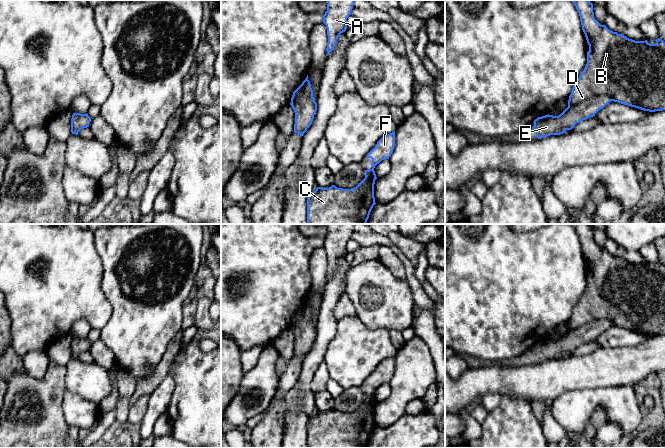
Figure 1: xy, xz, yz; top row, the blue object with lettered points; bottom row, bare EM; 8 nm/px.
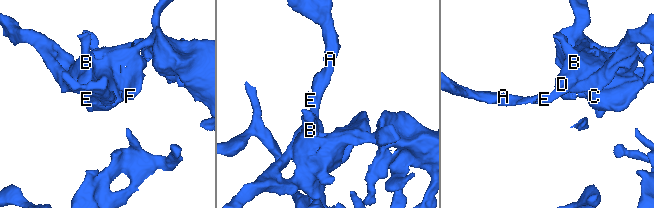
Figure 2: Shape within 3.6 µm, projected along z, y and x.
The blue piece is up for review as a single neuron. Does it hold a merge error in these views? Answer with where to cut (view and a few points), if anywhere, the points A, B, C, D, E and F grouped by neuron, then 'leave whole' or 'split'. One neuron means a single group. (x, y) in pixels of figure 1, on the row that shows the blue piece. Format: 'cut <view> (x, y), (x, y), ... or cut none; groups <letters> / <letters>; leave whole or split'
cut none; groups A B C D E F; leave whole

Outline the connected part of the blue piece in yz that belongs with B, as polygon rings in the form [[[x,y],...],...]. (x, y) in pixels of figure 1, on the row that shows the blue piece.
[[[589,0],[570,1],[578,10],[589,45],[587,64],[572,88],[568,107],[558,116],[548,114],[534,120],[532,129],[536,137],[563,134],[577,123],[595,116],[611,101],[649,112],[665,110],[665,42],[661,38],[656,39],[655,44],[629,39],[601,25],[594,17],[593,4]]]

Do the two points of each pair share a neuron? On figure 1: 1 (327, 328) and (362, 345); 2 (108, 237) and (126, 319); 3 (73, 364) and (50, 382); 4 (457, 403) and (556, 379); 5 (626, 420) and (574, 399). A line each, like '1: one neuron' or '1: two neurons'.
1: two neurons
2: one neuron
3: two neurons
4: one neuron
5: one neuron

